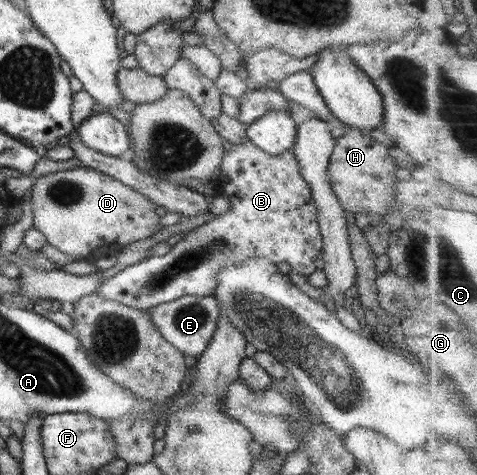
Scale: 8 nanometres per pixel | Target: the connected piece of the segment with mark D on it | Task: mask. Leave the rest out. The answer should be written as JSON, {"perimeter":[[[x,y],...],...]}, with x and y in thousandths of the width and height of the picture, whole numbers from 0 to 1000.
{"perimeter":[[[172,347],[75,375],[63,396],[63,427],[69,465],[65,478],[96,499],[101,516],[155,547],[191,552],[243,537],[262,516],[314,499],[327,486],[327,467],[335,459],[325,448],[327,427],[310,423],[298,406]]]}

